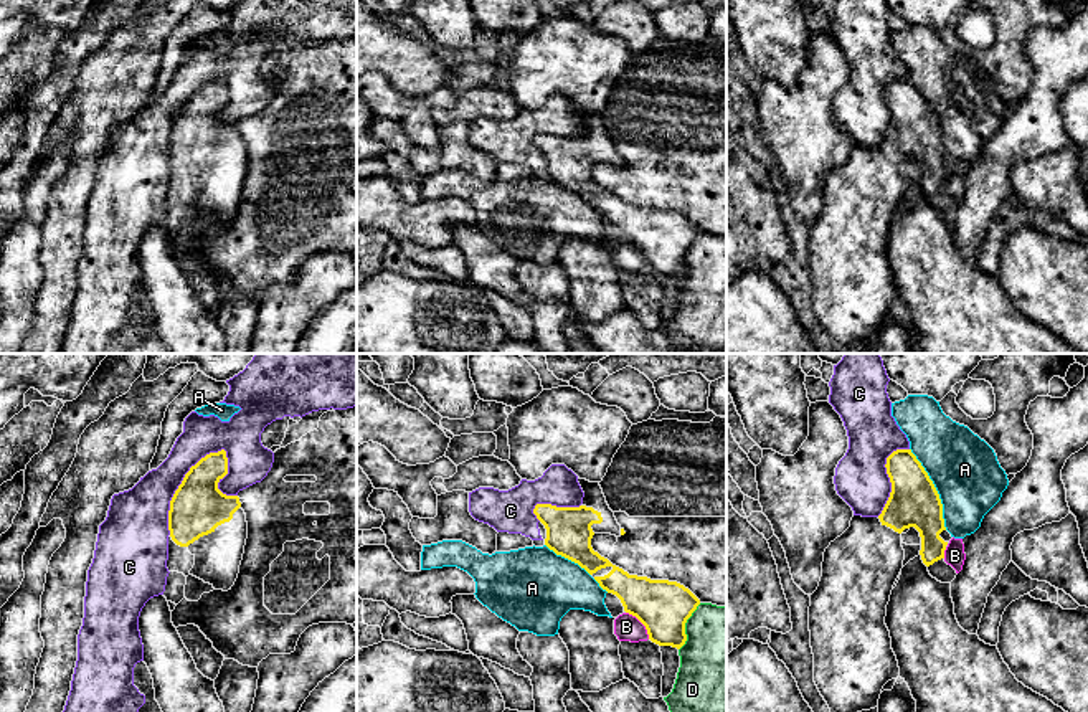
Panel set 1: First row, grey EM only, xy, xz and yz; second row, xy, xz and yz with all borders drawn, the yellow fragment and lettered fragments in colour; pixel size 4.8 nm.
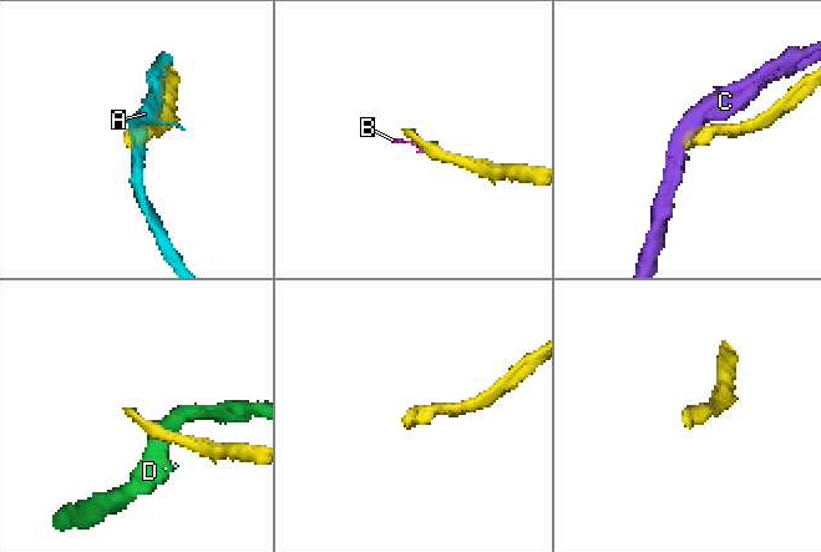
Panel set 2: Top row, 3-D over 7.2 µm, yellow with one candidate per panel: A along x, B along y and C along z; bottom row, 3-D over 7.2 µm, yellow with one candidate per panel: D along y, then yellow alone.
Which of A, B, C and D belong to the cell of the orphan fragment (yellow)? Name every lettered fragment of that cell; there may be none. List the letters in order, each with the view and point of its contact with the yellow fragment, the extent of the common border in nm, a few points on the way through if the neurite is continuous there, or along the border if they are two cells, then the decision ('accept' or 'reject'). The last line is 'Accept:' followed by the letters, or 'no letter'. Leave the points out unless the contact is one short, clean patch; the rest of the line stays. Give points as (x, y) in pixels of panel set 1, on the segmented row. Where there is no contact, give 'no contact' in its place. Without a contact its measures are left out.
A: meets yellow in yz at (935, 489); contact 440 nm long; reject
B: meets yellow in xz at (641, 621); contact 180 nm long; reject
C: meets yellow in xy at (180, 484); contact 500 nm long; reject
D: meets yellow in xz at (684, 626); contact 260 nm long; reject
Accept: no letter

